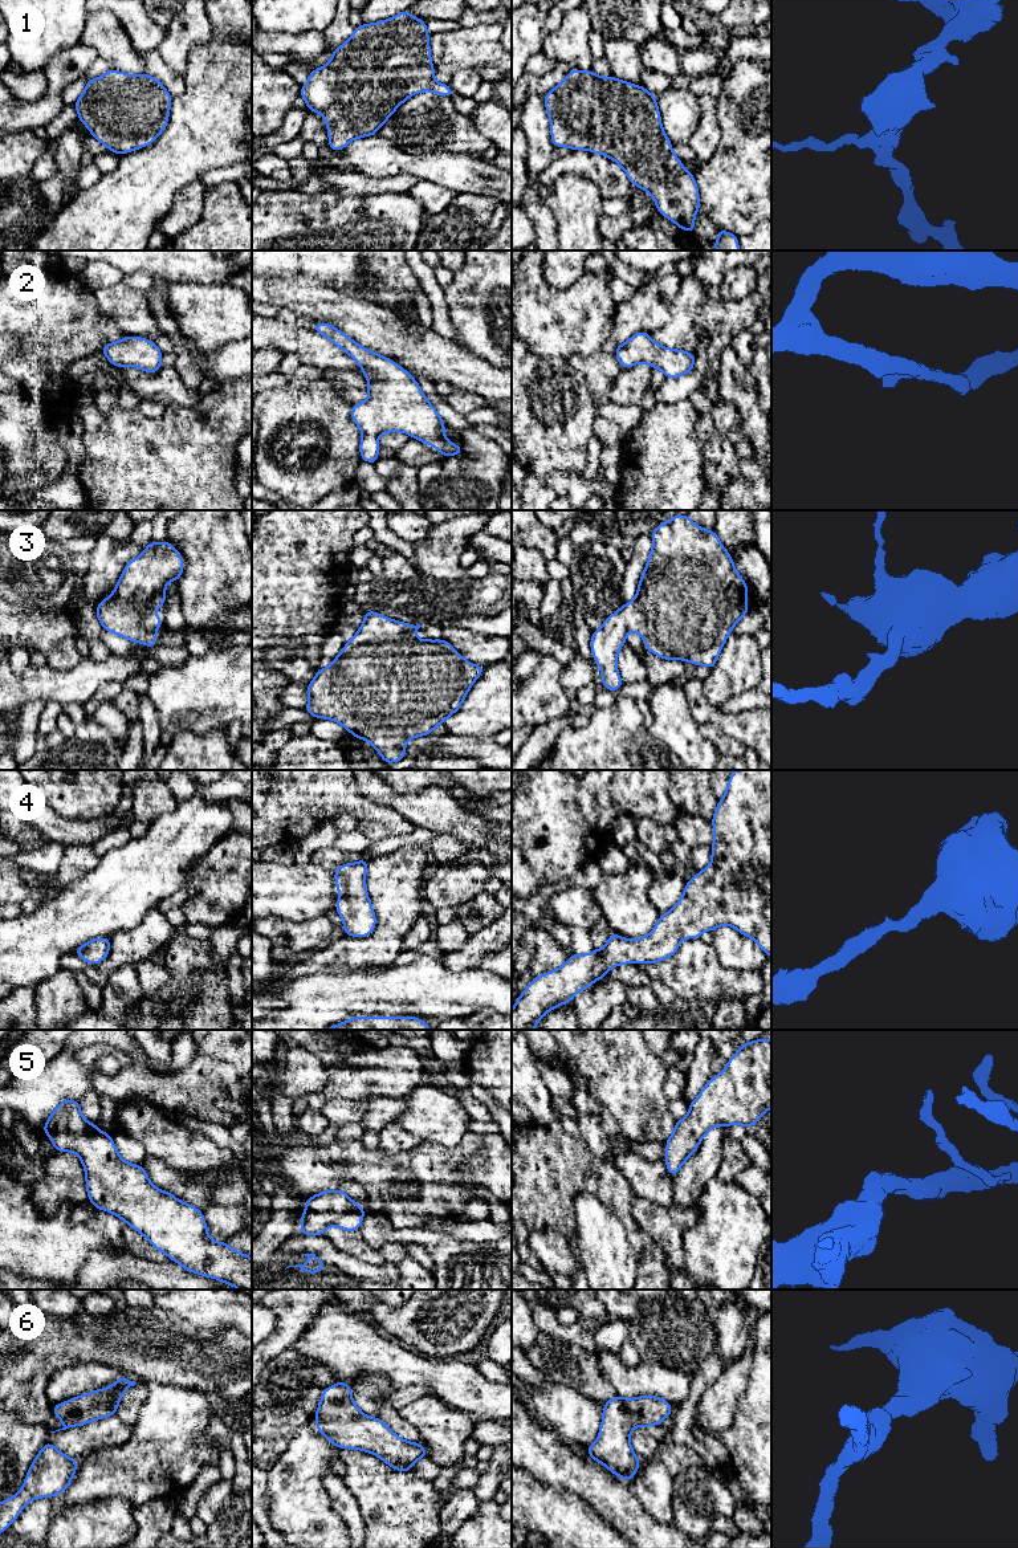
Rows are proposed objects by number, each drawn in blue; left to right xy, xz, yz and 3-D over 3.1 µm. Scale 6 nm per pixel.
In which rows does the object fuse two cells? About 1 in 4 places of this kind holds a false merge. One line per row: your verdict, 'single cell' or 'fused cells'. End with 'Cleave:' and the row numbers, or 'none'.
1: single cell
2: single cell
3: single cell
4: single cell
5: single cell
6: single cell
Cleave: none

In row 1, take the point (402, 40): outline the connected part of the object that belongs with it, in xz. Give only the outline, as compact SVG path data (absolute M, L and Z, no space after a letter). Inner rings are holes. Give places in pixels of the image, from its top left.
M404 11L388 20L357 27L349 40L333 52L326 66L309 73L300 94L309 111L325 118L331 150L339 152L354 139L375 135L392 113L416 93L435 91L451 98L451 86L433 78L428 38L425 21Z

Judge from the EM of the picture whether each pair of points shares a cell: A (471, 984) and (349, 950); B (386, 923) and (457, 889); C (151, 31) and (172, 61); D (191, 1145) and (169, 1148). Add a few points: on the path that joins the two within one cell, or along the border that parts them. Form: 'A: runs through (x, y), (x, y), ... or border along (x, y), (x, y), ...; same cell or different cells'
A: border along (390, 965), (382, 969), (359, 972); different cells
B: border along (430, 872), (422, 888), (424, 900); different cells
C: border along (166, 25), (166, 37), (155, 49); different cells
D: runs through (186, 1148), (174, 1148); same cell

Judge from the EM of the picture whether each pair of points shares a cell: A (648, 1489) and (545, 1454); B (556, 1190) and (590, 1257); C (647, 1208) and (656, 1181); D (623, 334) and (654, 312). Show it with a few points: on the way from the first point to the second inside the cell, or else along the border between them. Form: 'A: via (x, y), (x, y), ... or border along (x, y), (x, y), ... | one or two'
A: border along (627, 1482), (631, 1492), (644, 1508) | two
B: border along (574, 1200), (575, 1237), (573, 1241) | two
C: border along (635, 1194), (662, 1205), (671, 1205), (674, 1202) | two
D: via (631, 326), (640, 317), (646, 317) | one

